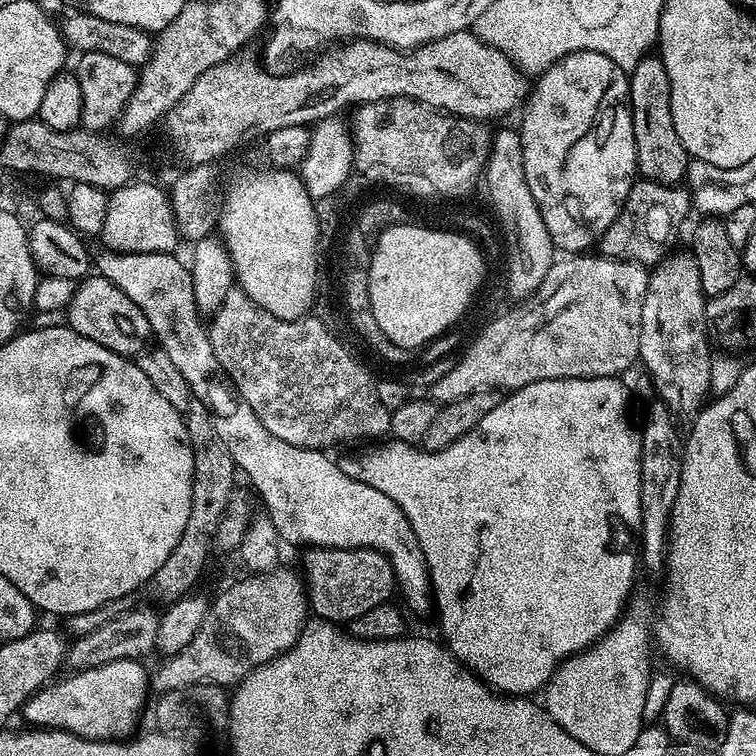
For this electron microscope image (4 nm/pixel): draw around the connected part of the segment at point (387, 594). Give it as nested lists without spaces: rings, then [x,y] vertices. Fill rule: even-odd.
[[[309,547],[305,552],[308,553],[304,556],[302,579],[313,617],[324,622],[347,622],[393,599],[396,575],[382,552],[376,552],[373,548],[314,547]]]

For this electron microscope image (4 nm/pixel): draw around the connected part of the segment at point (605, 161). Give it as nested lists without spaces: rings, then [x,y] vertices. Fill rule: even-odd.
[[[575,52],[569,56],[563,56],[558,62],[554,62],[545,72],[535,77],[530,91],[523,105],[524,121],[518,124],[520,141],[522,142],[522,166],[526,170],[526,186],[530,186],[530,194],[534,194],[534,202],[538,202],[538,210],[542,214],[542,222],[546,222],[546,230],[552,239],[553,249],[564,254],[584,254],[588,248],[595,245],[606,234],[610,222],[618,218],[618,214],[624,205],[624,199],[630,194],[632,185],[638,179],[636,167],[636,147],[634,146],[634,126],[632,125],[632,110],[628,103],[628,77],[629,73],[623,72],[615,62],[604,54],[597,52]]]

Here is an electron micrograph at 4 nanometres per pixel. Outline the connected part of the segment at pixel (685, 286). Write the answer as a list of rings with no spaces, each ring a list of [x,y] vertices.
[[[669,255],[651,269],[646,290],[646,302],[642,302],[642,326],[640,327],[640,358],[644,364],[652,384],[656,387],[659,399],[673,414],[689,412],[695,414],[705,403],[704,398],[710,394],[710,370],[714,359],[713,345],[708,339],[704,301],[706,297],[702,290],[702,280],[698,278],[696,257]]]

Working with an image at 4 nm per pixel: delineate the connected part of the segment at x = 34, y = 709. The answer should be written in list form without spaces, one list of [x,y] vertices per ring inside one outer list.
[[[119,660],[72,672],[65,680],[53,679],[24,703],[22,717],[28,723],[25,725],[40,730],[71,732],[84,740],[123,740],[131,737],[137,731],[140,711],[150,693],[150,672],[144,666],[138,660]]]

